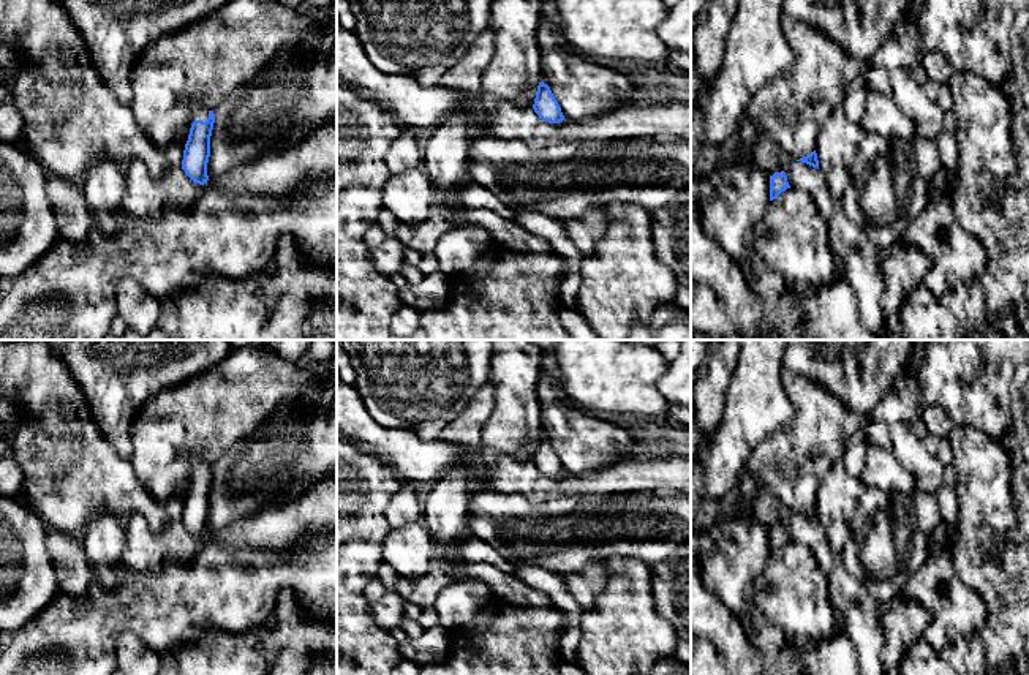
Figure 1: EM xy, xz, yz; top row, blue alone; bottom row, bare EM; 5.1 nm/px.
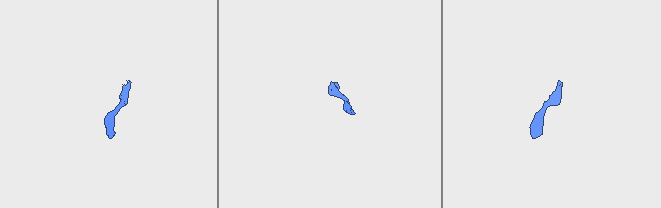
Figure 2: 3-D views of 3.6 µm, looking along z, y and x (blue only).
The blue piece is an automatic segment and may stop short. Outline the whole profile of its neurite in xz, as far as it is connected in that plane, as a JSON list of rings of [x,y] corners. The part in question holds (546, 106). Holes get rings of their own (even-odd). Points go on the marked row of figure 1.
[[[539,82],[537,85],[533,109],[542,120],[548,123],[560,123],[564,120],[558,101],[555,100],[550,87],[544,82]]]

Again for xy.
[[[198,104],[191,115],[191,128],[183,150],[182,169],[199,185],[209,180],[210,136],[215,123],[213,111]]]

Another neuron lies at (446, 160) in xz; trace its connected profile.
[[[458,107],[447,114],[436,128],[424,136],[422,168],[435,187],[436,204],[457,206],[460,187],[468,179],[468,150],[473,133],[469,114],[463,107]]]

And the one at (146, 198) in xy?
[[[133,160],[125,166],[125,179],[123,213],[136,220],[160,218],[169,209],[187,209],[202,193],[202,185],[194,183],[182,166],[153,179],[142,161]]]

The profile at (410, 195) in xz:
[[[408,168],[390,175],[383,190],[383,207],[390,210],[398,223],[420,223],[432,217],[436,206],[435,187],[424,168]]]

